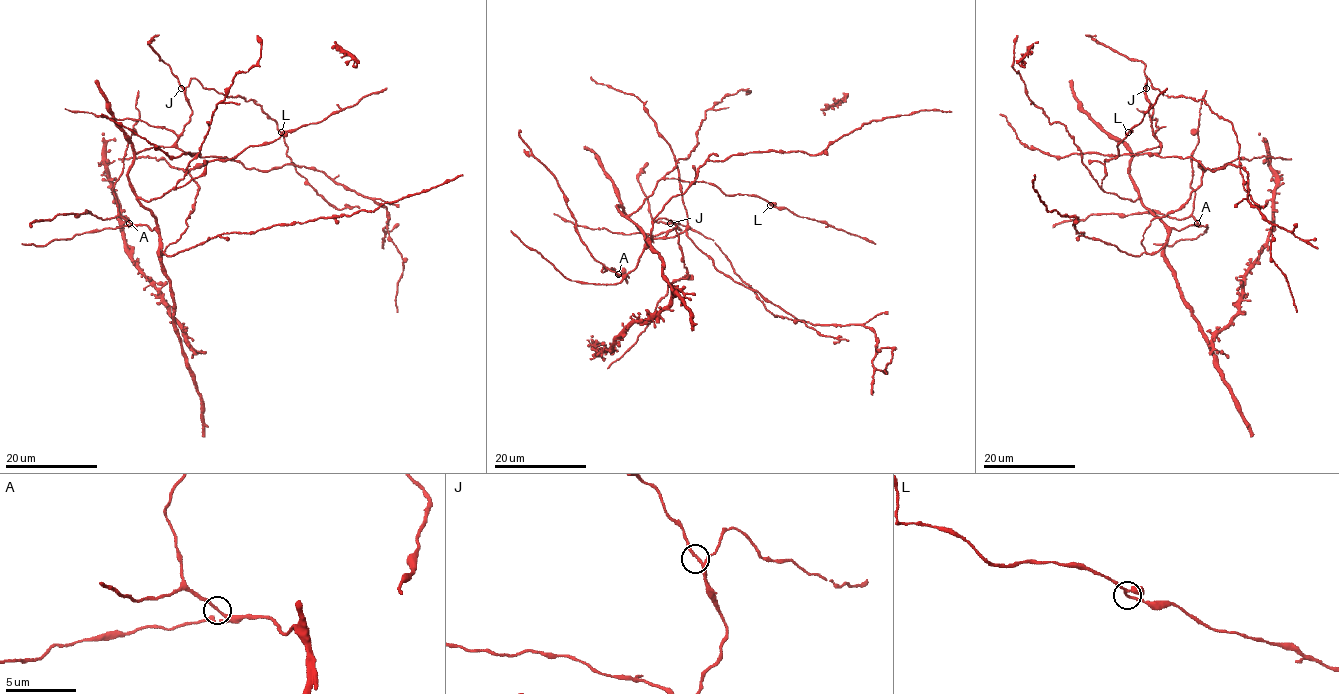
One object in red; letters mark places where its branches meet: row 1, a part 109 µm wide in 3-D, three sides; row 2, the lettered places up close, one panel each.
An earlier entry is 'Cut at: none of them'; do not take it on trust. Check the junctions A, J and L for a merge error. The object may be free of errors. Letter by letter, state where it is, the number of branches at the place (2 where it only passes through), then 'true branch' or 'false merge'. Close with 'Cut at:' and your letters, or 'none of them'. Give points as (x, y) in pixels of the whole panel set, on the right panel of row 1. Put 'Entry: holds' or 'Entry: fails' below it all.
A: (1197, 223) | 2 | true branch
J: (1146, 88) | 3 | true branch
L: (1128, 132) | 3 | true branch
Cut at: none of them
Entry: holds

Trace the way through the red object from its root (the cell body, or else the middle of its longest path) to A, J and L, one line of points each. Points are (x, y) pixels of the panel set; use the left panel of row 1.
A: (128, 180), (137, 199), (154, 216), (156, 226), (152, 230), (147, 225), (130, 223)
J: (128, 180), (127, 170), (139, 151), (170, 147), (188, 121), (192, 109), (181, 88)
L: (128, 180), (138, 196), (150, 201), (198, 178), (208, 162), (230, 159), (251, 146), (270, 143), (282, 132)

